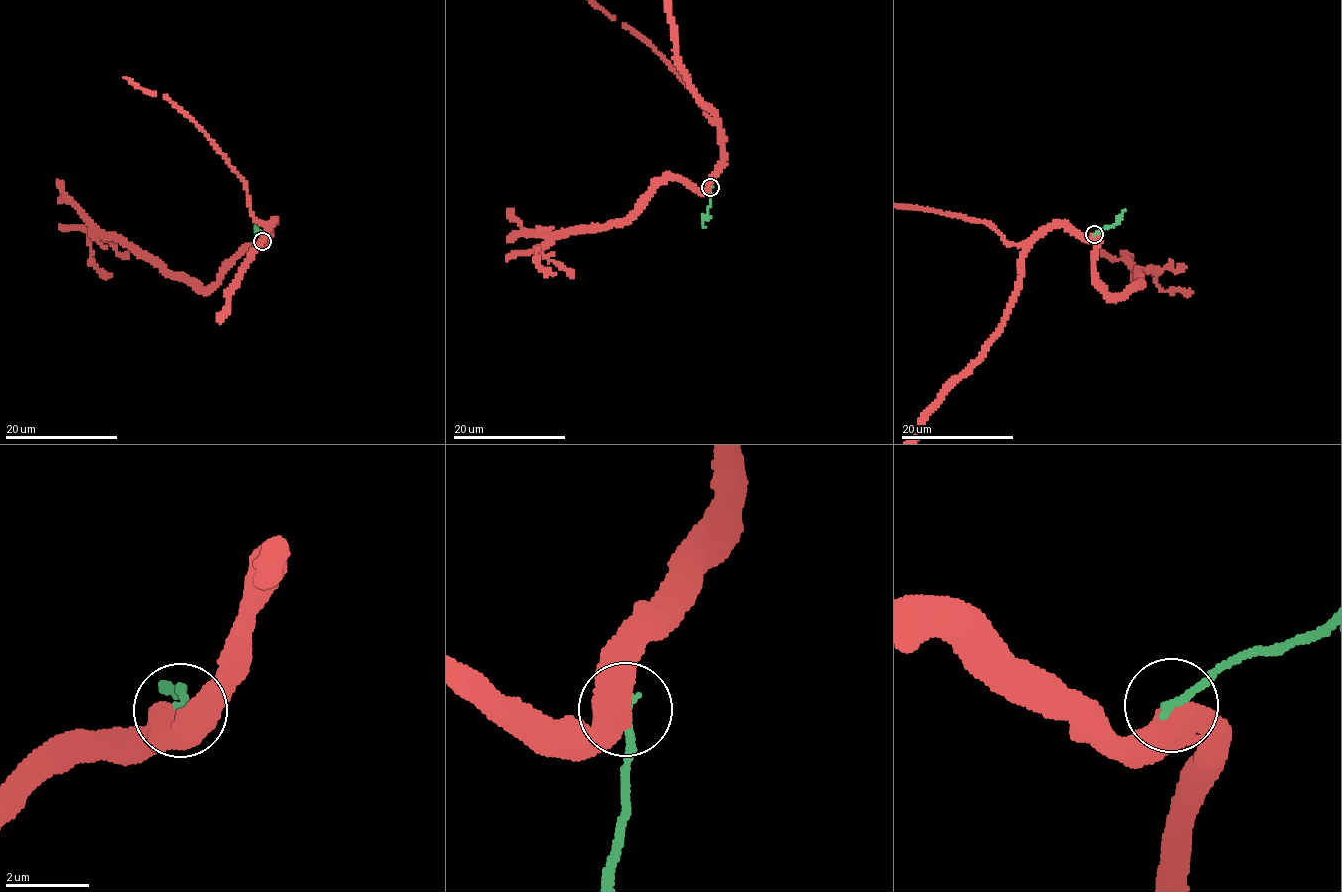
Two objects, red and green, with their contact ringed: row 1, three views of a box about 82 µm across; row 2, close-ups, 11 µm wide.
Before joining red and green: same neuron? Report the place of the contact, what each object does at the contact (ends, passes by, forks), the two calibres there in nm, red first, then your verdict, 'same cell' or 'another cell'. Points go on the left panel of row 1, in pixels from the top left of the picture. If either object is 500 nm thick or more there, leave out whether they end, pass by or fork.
place (262, 241); calibres 550 and 260 nm; another cell

